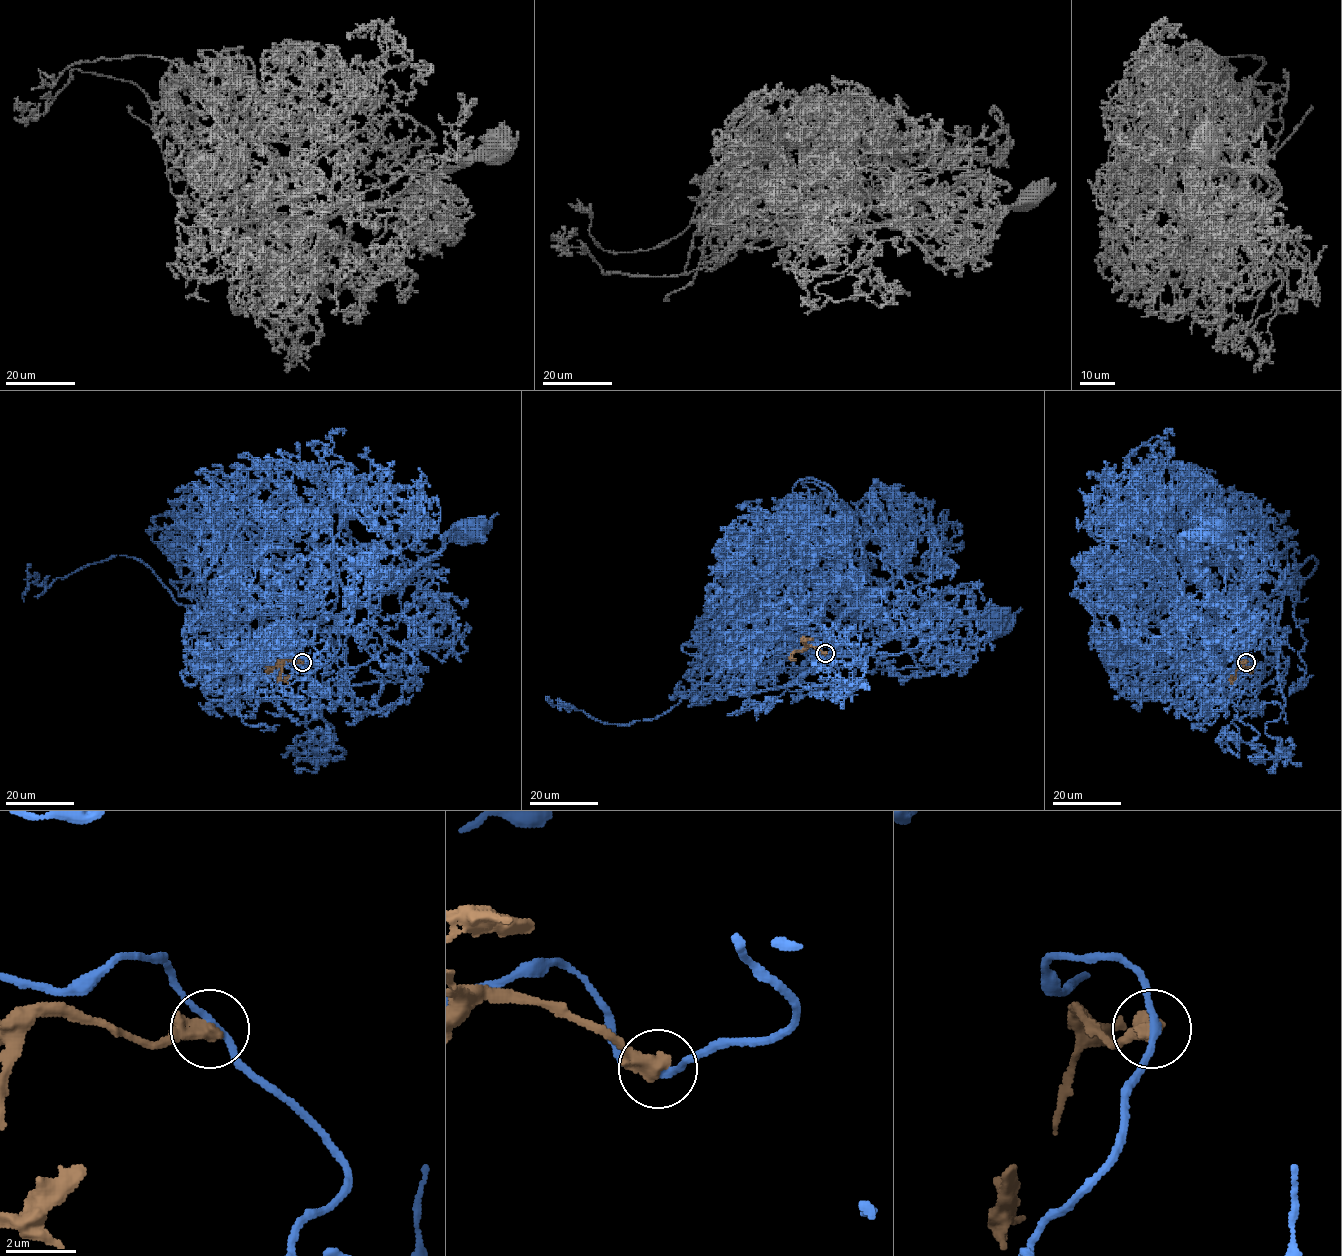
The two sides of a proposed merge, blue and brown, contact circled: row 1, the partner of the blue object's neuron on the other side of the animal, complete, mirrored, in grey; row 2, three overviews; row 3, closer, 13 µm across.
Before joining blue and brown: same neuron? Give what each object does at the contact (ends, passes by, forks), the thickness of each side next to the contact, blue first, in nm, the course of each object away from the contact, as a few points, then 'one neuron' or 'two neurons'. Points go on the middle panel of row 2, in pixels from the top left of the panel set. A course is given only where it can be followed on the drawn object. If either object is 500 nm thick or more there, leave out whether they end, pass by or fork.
blue passes by; brown ends; calibres 200 and 480 nm; course blue (825, 653), (785, 641), (821, 633), (865, 650), (951, 591), (970, 590), (991, 622); course brown (825, 653), (803, 643), (813, 640); two neurons

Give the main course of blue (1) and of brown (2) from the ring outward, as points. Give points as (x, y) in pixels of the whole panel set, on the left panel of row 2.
1: (302, 662), (268, 649), (266, 629), (360, 608), (428, 561), (455, 527), (467, 530)
2: (302, 662), (285, 661), (279, 678), (285, 680), (290, 675)

